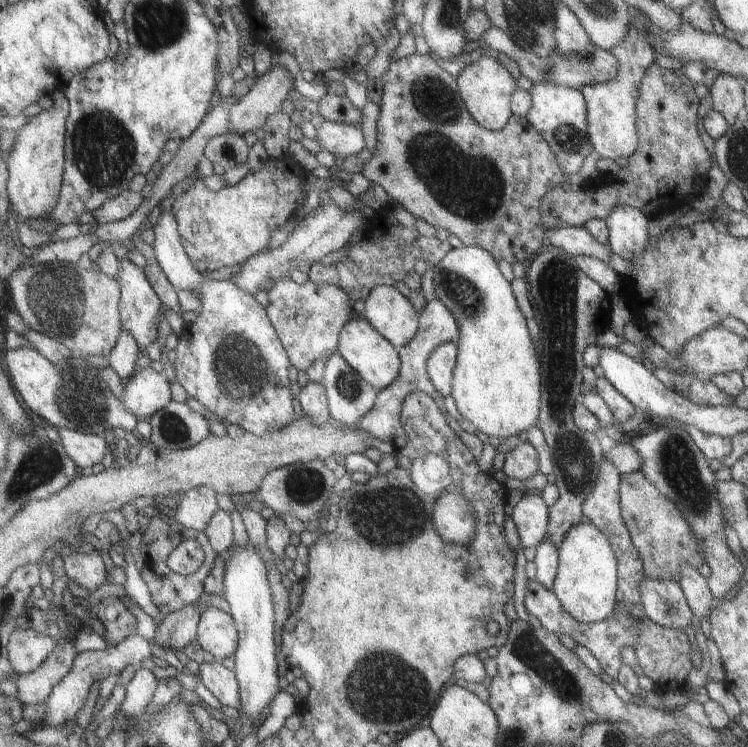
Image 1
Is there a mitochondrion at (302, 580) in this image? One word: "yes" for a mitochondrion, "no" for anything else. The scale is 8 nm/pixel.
no

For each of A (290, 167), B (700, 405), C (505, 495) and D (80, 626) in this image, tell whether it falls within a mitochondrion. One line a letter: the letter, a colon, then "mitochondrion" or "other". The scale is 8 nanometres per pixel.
A: other
B: other
C: other
D: other

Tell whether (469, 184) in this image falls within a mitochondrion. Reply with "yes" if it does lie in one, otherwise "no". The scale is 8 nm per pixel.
yes

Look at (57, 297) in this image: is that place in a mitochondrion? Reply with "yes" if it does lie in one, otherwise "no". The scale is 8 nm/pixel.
yes

